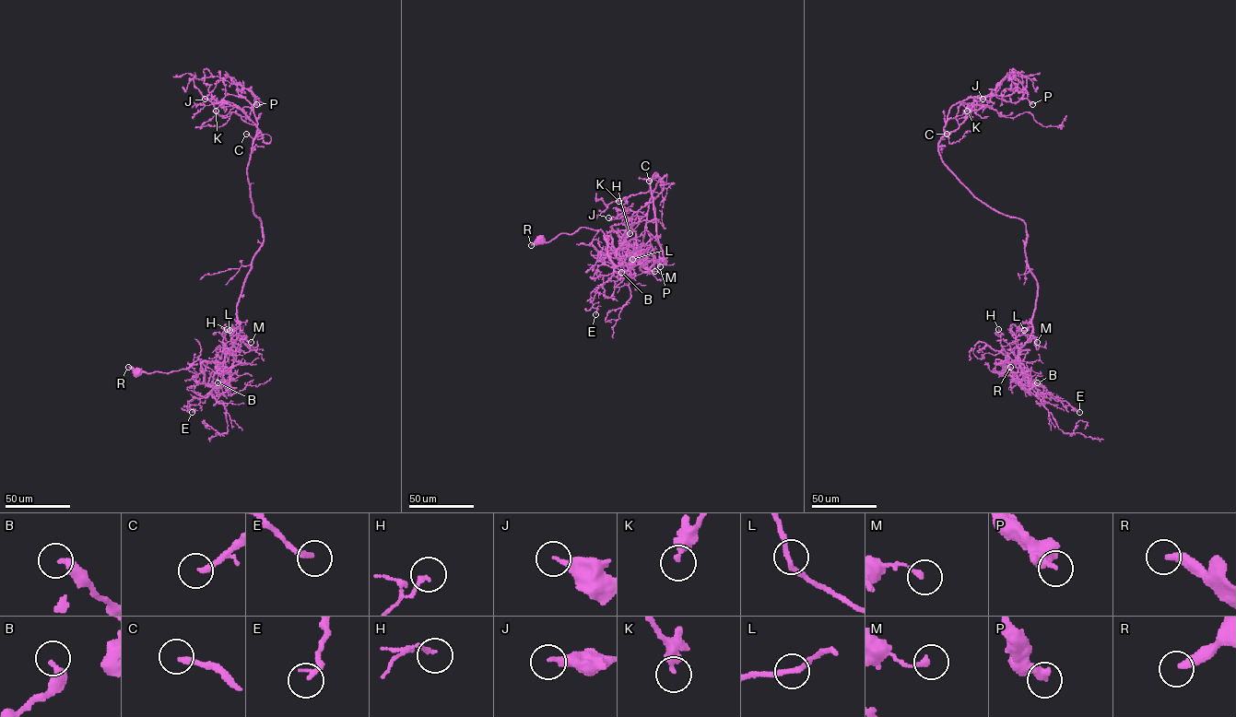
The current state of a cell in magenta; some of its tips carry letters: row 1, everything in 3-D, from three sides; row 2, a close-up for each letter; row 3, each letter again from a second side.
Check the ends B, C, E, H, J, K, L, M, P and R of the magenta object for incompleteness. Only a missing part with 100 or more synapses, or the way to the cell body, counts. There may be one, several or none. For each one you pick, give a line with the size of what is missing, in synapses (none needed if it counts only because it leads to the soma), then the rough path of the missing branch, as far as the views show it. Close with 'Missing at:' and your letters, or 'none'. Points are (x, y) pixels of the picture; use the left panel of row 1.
C: 150 synapses; course (246, 134), (217, 124), (212, 116), (203, 116), (199, 125), (203, 138), (199, 137)
Missing at: C

